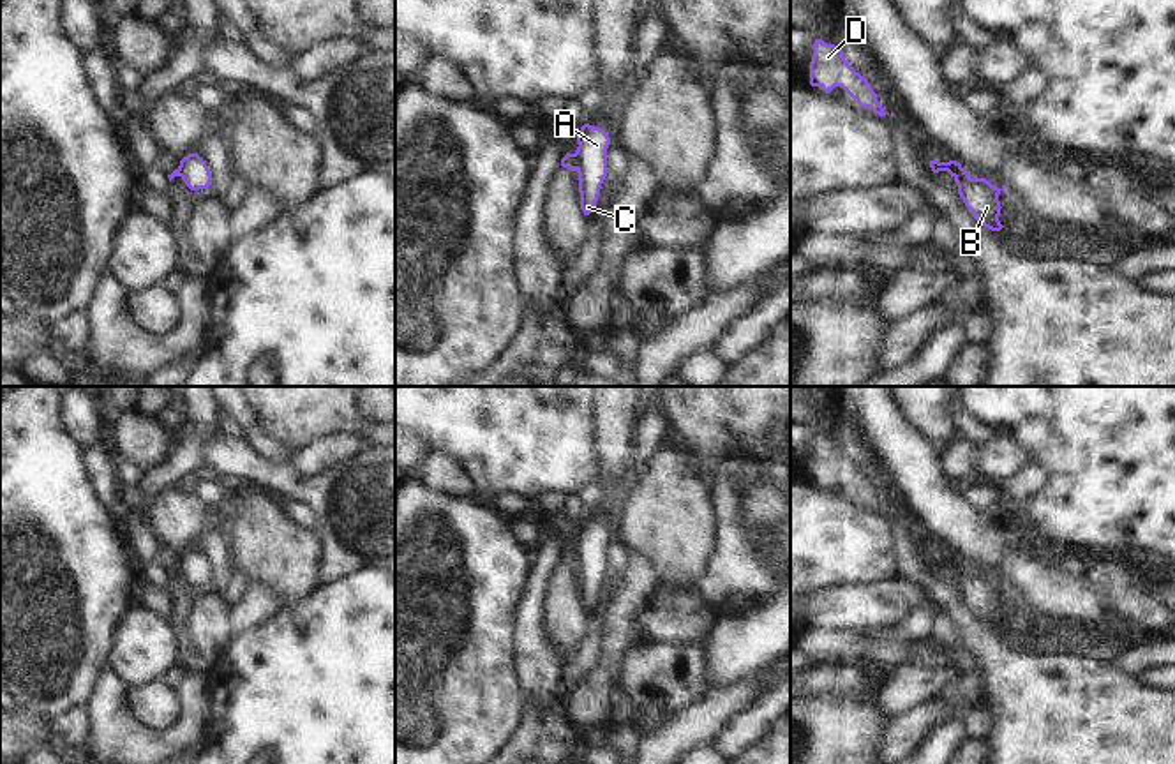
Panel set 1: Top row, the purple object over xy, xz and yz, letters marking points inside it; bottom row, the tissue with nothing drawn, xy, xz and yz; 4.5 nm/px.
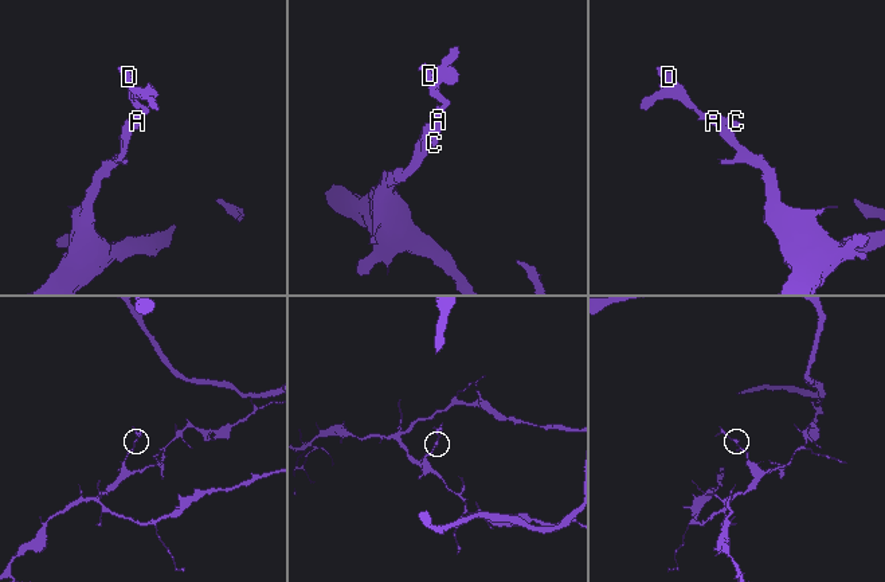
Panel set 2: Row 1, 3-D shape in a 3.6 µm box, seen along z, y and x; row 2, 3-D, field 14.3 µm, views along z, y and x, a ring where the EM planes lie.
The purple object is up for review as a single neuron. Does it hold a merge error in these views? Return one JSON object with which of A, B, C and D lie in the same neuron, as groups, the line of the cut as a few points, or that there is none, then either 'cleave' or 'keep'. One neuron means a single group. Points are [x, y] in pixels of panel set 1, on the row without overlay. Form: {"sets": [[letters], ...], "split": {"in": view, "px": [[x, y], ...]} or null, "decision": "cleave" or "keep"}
{"sets": [["A", "C", "D"], ["B"]], "split": {"in": "yz", "px": [[953, 570], [964, 567], [969, 572]]}, "decision": "cleave"}

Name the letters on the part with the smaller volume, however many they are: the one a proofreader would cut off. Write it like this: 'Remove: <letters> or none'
Remove: A, C, D

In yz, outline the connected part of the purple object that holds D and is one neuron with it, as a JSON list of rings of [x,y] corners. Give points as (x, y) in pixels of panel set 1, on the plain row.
[[[815,434],[813,438],[810,480],[820,482],[826,489],[834,482],[842,482],[859,499],[859,503],[870,503],[875,510],[884,512],[884,503],[877,496],[877,489],[868,475],[849,461],[843,453],[842,443],[820,434]]]

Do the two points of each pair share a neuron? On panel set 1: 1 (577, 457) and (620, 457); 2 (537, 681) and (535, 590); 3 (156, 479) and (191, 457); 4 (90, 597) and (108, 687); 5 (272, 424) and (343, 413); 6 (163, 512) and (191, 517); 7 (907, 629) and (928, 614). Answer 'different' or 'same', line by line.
1: different
2: same
3: same
4: different
5: same
6: same
7: same

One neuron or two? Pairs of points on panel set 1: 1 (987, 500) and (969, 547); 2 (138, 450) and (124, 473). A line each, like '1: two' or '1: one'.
1: two
2: two

